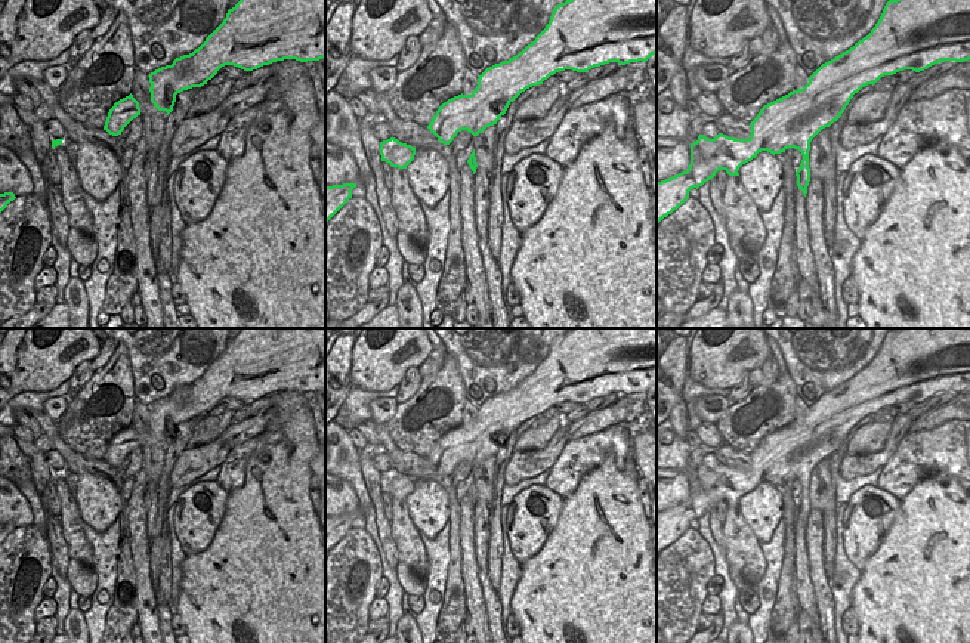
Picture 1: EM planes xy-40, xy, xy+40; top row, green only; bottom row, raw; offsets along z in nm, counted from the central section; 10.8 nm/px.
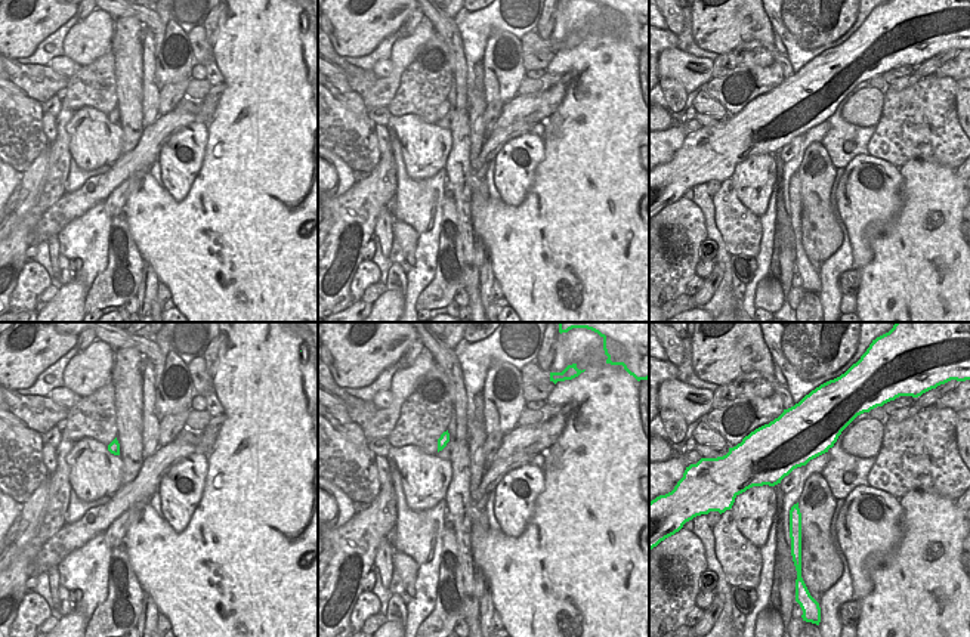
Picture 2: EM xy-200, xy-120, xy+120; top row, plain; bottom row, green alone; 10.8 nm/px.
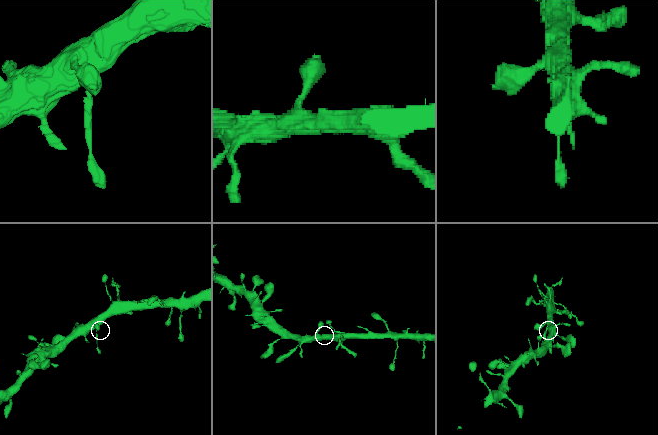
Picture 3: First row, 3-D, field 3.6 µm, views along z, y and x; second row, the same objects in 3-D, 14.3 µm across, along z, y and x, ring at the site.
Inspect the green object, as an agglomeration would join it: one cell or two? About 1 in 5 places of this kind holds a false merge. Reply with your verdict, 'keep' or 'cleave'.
keep

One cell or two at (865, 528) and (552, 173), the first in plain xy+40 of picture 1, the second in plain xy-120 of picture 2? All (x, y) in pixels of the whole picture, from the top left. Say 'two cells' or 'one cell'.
two cells

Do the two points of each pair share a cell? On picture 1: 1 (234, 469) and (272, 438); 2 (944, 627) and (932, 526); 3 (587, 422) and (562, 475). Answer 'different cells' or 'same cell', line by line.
1: same cell
2: same cell
3: different cells

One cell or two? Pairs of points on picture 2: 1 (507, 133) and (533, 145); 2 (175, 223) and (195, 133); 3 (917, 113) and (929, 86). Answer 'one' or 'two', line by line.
1: two
2: two
3: one

